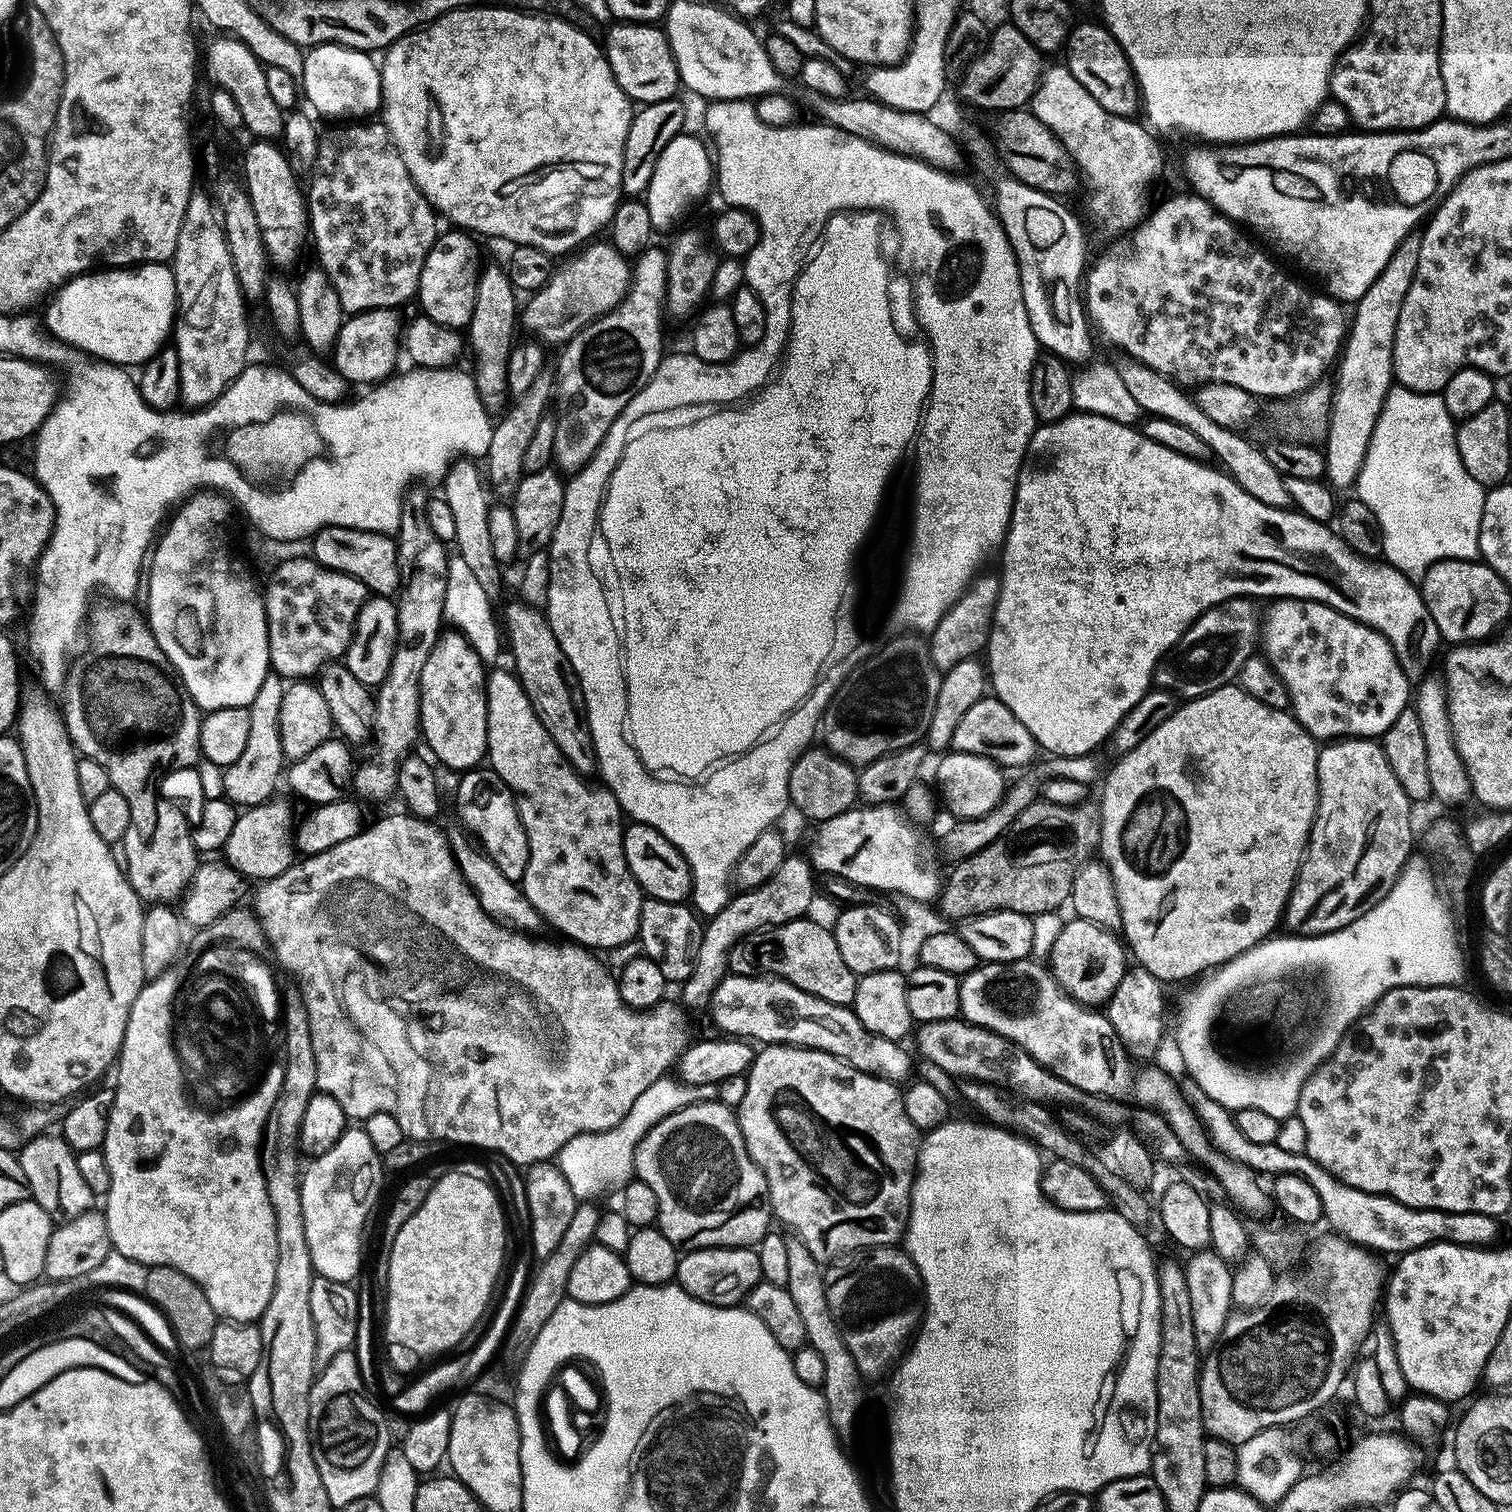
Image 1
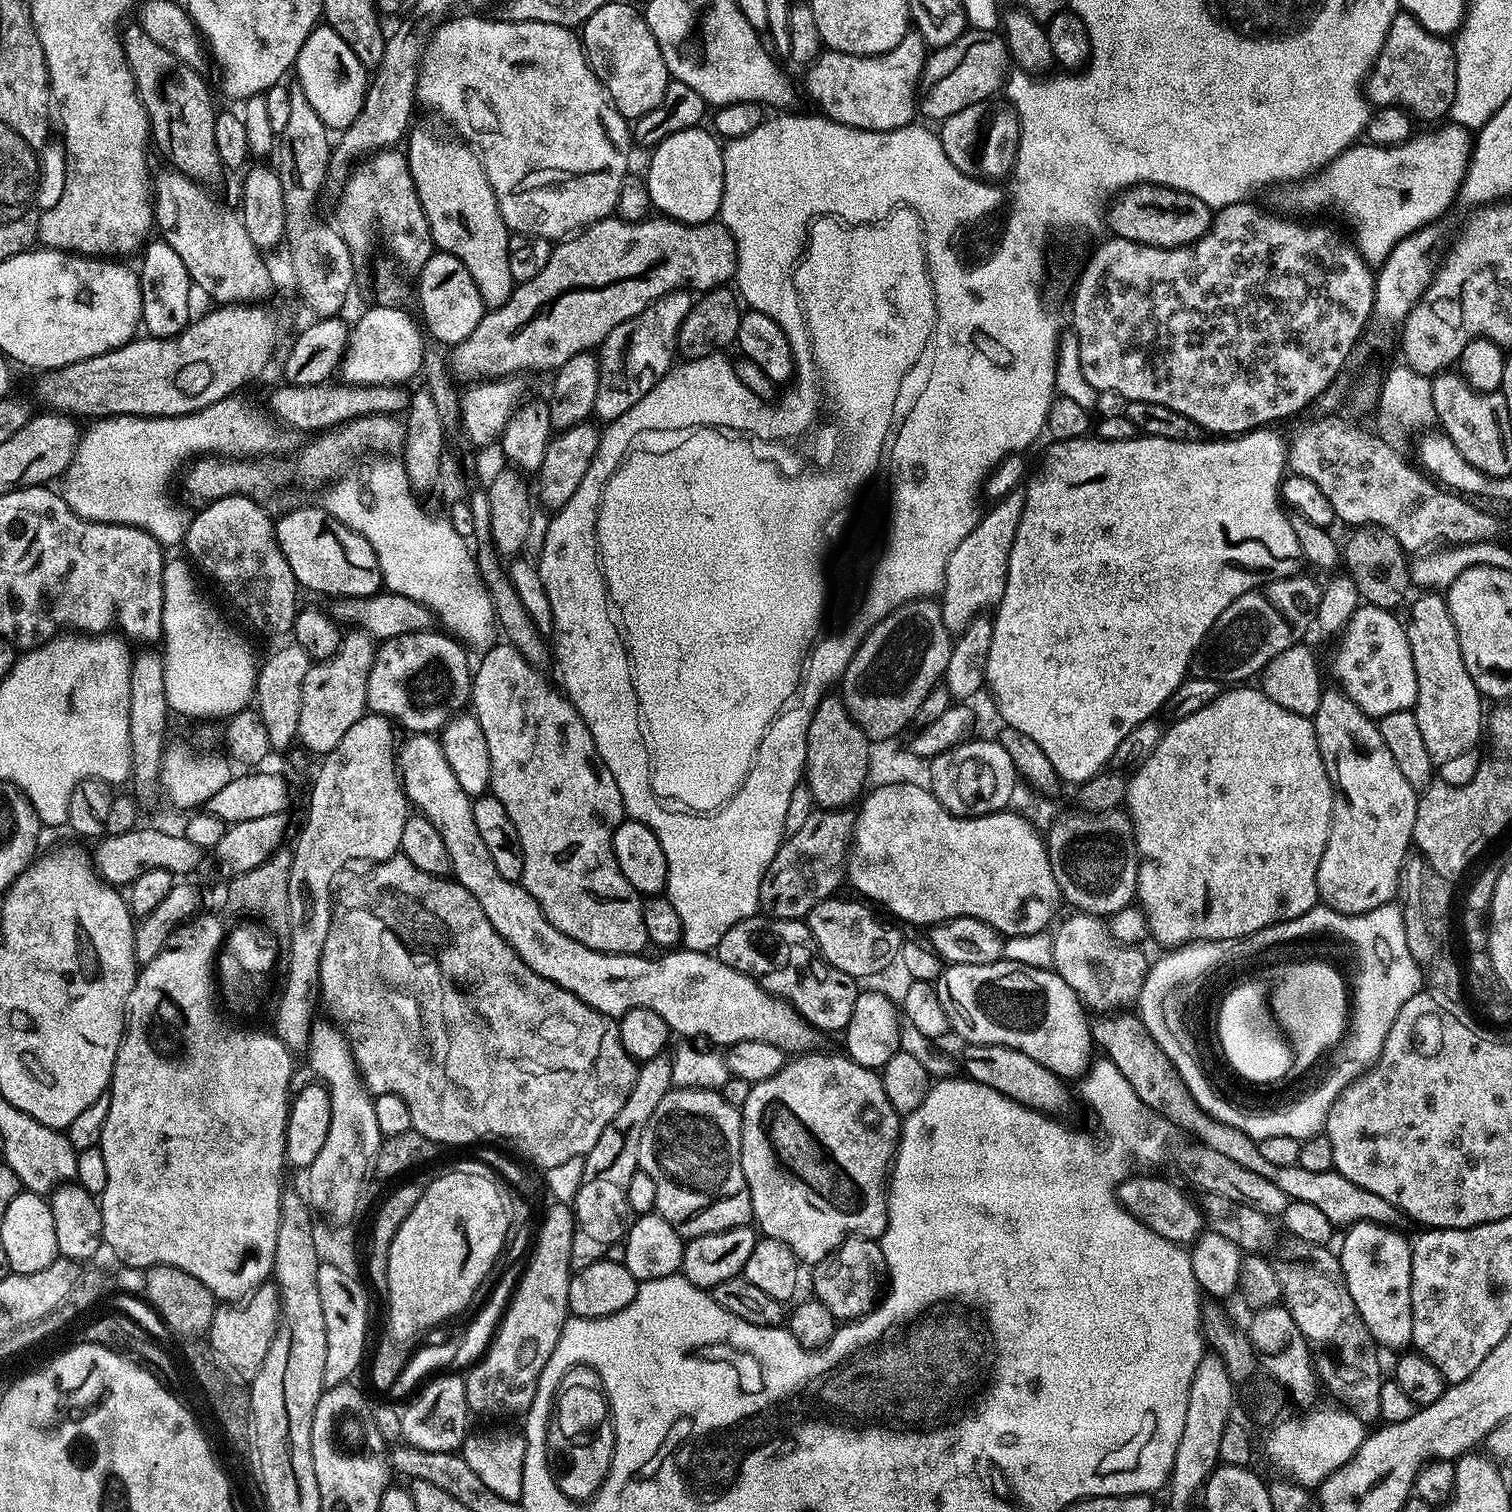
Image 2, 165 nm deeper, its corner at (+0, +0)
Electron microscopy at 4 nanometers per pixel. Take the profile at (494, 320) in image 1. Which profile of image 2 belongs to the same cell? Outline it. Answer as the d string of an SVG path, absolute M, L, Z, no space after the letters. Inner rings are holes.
M414 132L407 137L406 155L410 166L410 178L414 178L418 202L422 202L422 210L428 219L433 245L441 252L454 254L454 258L458 258L458 262L462 262L462 266L470 270L470 278L474 278L474 286L478 286L478 294L482 294L485 309L491 310L502 306L510 298L514 287L508 257L510 230L498 210L494 190L486 178L486 170L479 155L467 143L447 144L428 132Z

